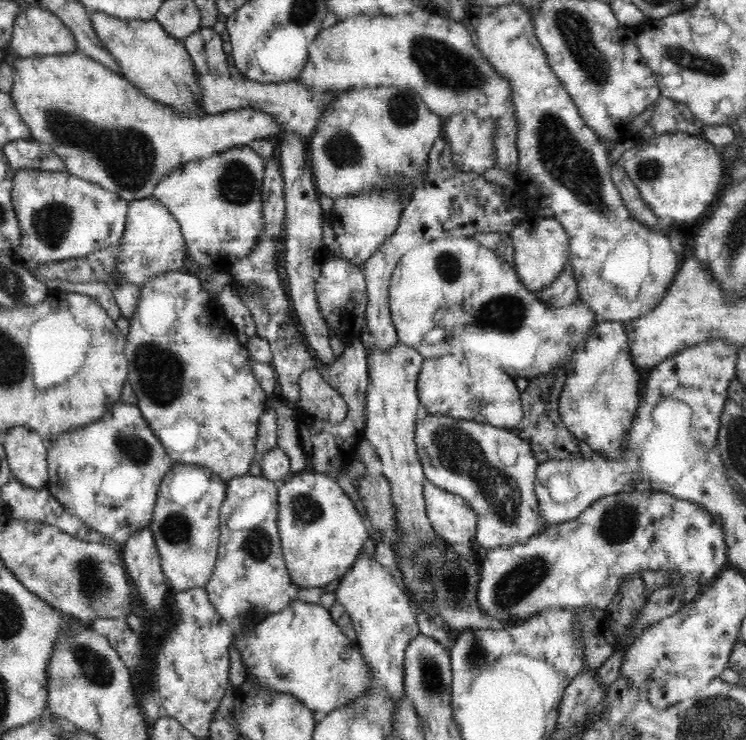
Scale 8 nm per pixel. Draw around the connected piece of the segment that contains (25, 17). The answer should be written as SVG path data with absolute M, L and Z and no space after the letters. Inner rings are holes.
M38 6L20 8L9 46L22 58L77 52L73 32L52 12Z

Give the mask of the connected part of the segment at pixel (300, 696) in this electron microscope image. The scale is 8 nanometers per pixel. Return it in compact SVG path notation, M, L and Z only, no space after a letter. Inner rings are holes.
M296 598L282 611L270 614L255 627L247 630L242 626L233 635L234 647L245 664L246 678L254 677L264 688L277 693L292 694L319 717L338 710L340 706L351 706L349 703L362 698L372 684L372 675L360 648L345 636L333 621L331 612L318 602L304 603Z

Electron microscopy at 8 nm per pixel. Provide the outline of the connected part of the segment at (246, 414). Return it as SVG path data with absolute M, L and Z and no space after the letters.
M172 270L172 272L164 272L164 274L158 274L154 278L150 278L148 282L144 282L144 286L141 288L140 300L148 300L148 296L152 292L166 292L166 294L172 294L174 296L174 310L176 310L176 322L170 326L168 334L161 334L154 336L154 334L148 334L144 330L144 326L140 322L140 316L138 312L135 312L130 321L130 328L127 334L127 343L125 346L125 355L128 362L127 382L130 383L136 397L138 398L137 406L141 410L143 417L146 419L146 423L150 426L150 429L154 431L154 435L160 440L162 446L167 453L171 456L171 459L176 463L198 465L209 468L214 473L221 476L221 478L228 482L234 477L240 477L248 474L250 464L253 460L259 460L257 458L255 443L256 436L258 436L258 428L260 426L260 415L268 407L265 402L267 395L262 386L257 382L254 372L251 367L251 358L253 358L250 350L238 342L236 338L236 331L232 328L232 324L220 313L218 316L214 315L214 312L208 310L204 302L206 301L206 294L201 285L201 280L195 275L187 273L184 270Z

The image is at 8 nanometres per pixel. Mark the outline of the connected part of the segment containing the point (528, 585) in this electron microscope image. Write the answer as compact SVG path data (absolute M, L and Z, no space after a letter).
M634 489L624 491L619 494L614 494L602 498L592 504L588 509L584 510L578 518L571 521L566 521L560 524L552 524L546 526L544 531L536 535L528 542L514 544L512 546L500 546L494 550L488 550L486 557L481 560L480 580L477 586L477 601L478 606L492 618L497 618L505 623L514 620L524 620L530 618L532 614L550 610L550 608L571 608L571 607L588 607L590 609L600 608L606 610L610 601L618 592L619 584L629 575L642 575L642 570L666 570L680 571L684 578L689 578L691 582L698 582L701 586L708 586L716 575L721 573L726 564L728 564L726 541L724 541L724 529L720 525L720 518L708 513L704 506L698 506L694 502L673 497L664 491L652 491L651 489Z

